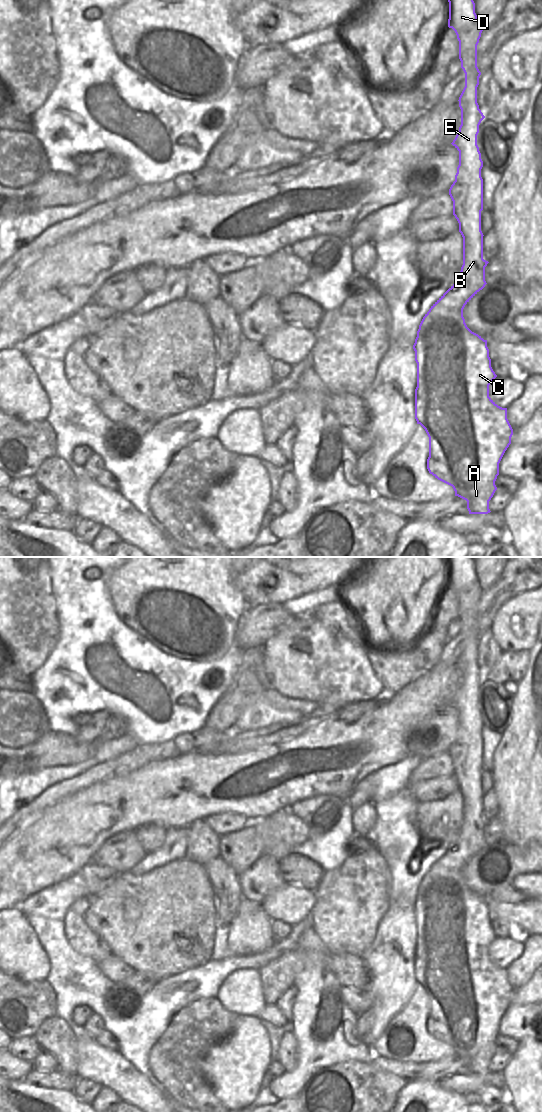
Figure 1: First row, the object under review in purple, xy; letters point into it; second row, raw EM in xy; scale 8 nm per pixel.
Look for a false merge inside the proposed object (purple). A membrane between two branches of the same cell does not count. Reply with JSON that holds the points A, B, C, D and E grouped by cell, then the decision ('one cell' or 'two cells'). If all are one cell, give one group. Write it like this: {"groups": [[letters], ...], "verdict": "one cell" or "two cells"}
{"groups": [["A", "B", "C", "D", "E"]], "verdict": "one cell"}

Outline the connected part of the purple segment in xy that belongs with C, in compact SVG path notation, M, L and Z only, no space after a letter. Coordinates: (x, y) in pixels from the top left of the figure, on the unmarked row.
M447 557L449 562L448 587L452 588L459 601L459 619L465 633L465 647L459 657L461 685L451 703L459 711L459 725L455 741L449 749L453 761L453 775L459 783L459 792L463 797L463 825L457 841L431 866L423 877L413 905L417 923L417 947L415 949L415 979L429 997L429 1017L427 1029L438 1040L450 1045L458 1056L467 1061L469 1074L490 1073L489 1061L497 1047L495 1041L499 1035L499 1023L511 1004L513 989L507 979L507 968L498 966L489 957L489 945L497 935L491 927L487 900L472 892L463 877L465 865L487 844L485 827L489 823L483 819L483 793L481 791L481 771L483 770L483 739L481 729L483 721L477 705L479 685L485 678L477 663L477 647L481 632L477 627L477 605L483 589L475 573L473 557Z

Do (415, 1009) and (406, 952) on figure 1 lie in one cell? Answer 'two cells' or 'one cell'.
two cells

